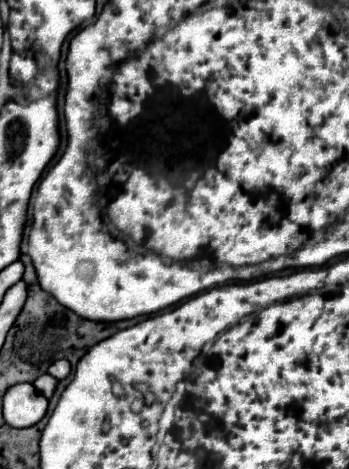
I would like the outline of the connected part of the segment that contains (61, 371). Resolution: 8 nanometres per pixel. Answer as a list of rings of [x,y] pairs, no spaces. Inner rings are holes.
[[[56,360],[50,368],[48,368],[48,374],[52,374],[56,380],[62,380],[70,374],[70,364],[68,360]]]

